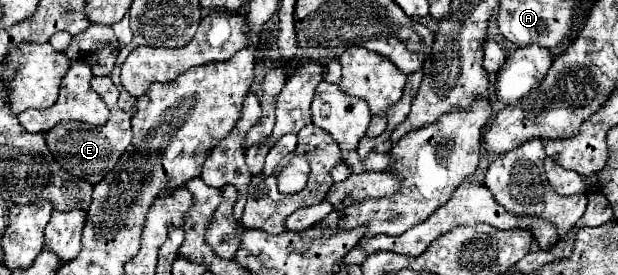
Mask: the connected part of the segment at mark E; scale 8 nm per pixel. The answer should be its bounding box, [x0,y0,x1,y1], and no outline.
[43,77,131,185]

